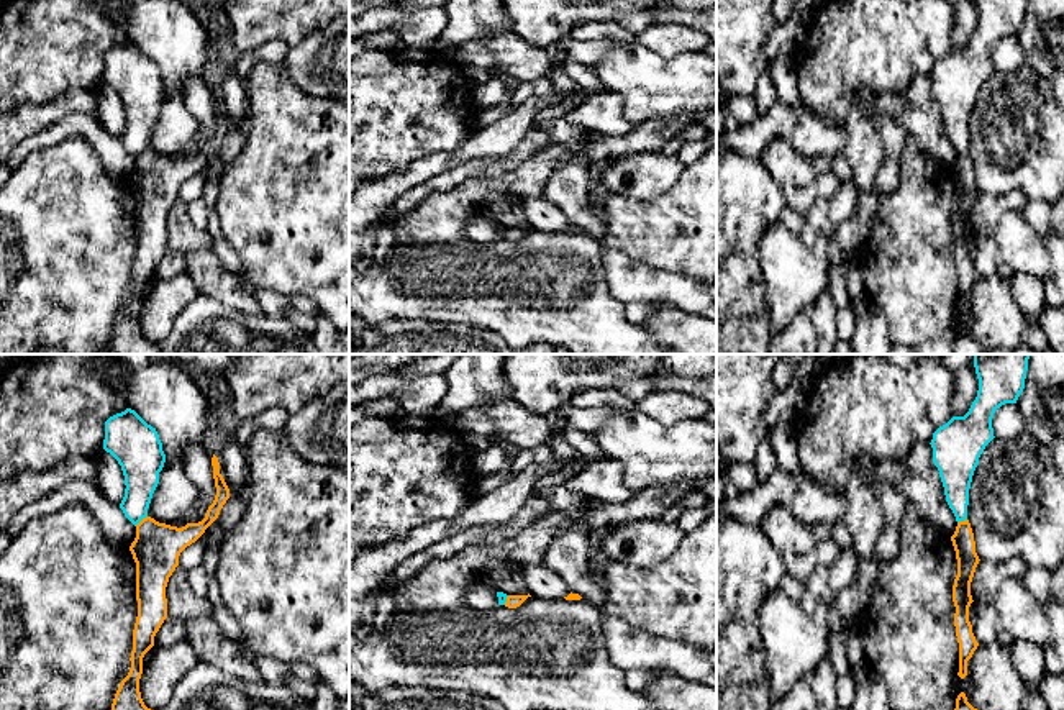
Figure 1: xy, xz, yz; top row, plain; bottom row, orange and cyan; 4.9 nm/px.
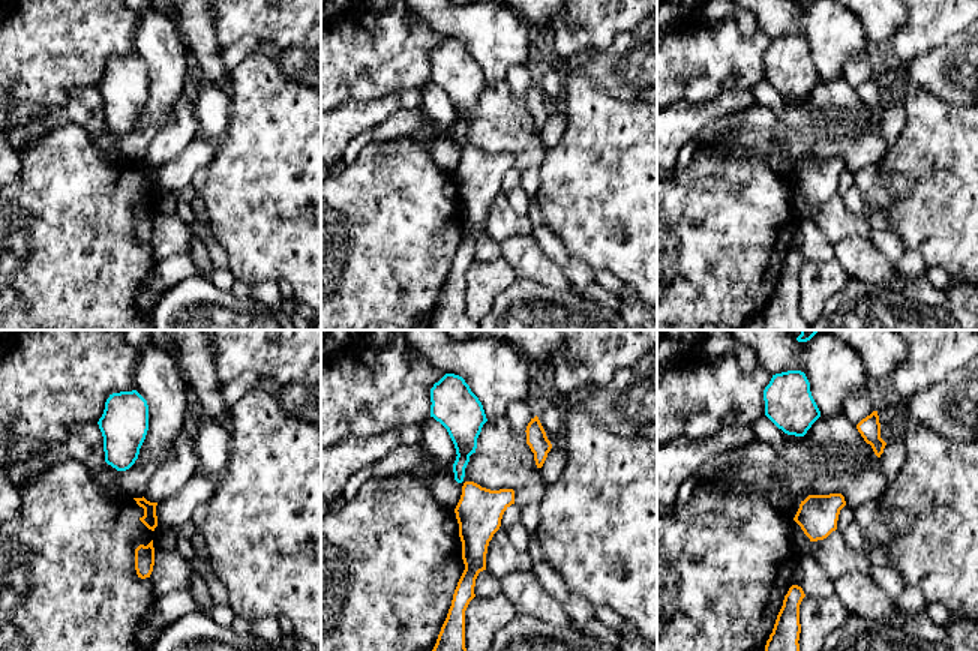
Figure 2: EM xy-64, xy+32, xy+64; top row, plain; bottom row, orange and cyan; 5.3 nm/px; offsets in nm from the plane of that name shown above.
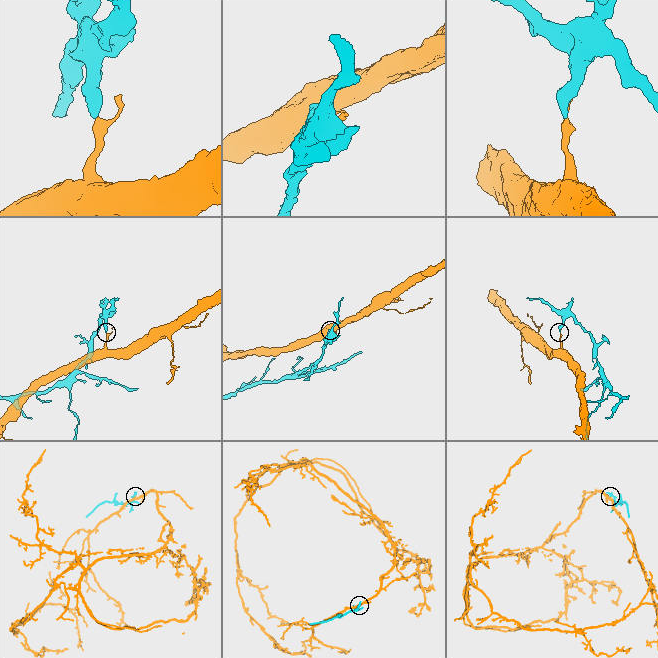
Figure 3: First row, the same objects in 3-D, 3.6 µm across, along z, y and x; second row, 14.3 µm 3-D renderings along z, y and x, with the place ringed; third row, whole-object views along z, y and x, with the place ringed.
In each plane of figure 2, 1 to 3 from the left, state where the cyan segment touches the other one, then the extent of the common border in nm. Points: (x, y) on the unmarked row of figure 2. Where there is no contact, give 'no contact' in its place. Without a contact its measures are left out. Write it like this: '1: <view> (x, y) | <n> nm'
1: no contact
2: no contact
3: no contact

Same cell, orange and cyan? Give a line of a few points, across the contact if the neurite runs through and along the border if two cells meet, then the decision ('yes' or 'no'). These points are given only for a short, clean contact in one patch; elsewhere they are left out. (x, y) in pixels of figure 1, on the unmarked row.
xy (146, 148), (135, 158) | no

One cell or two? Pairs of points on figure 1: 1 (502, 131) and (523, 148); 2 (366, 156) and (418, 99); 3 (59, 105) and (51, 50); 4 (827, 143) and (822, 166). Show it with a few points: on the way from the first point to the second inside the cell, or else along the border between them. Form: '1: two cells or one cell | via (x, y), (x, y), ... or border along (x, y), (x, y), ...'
1: two cells | border along (535, 125), (505, 154), (481, 158)
2: one cell | via (376, 141), (404, 113)
3: two cells | border along (94, 89), (72, 89), (48, 102), (20, 107)
4: two cells | border along (832, 156), (815, 154), (810, 158)

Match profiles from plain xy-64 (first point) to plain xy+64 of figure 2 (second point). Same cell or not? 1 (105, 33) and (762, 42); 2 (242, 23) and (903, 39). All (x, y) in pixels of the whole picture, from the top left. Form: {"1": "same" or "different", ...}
{"1": "same", "2": "same"}

